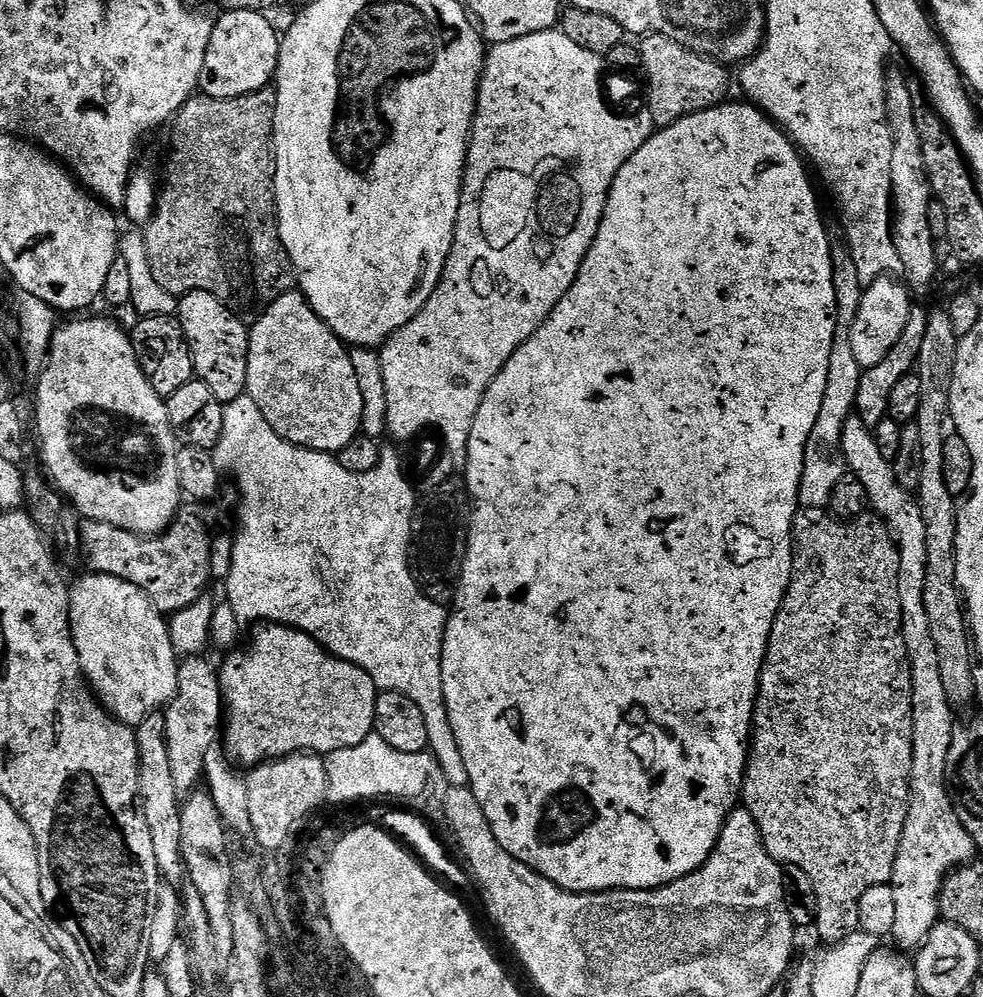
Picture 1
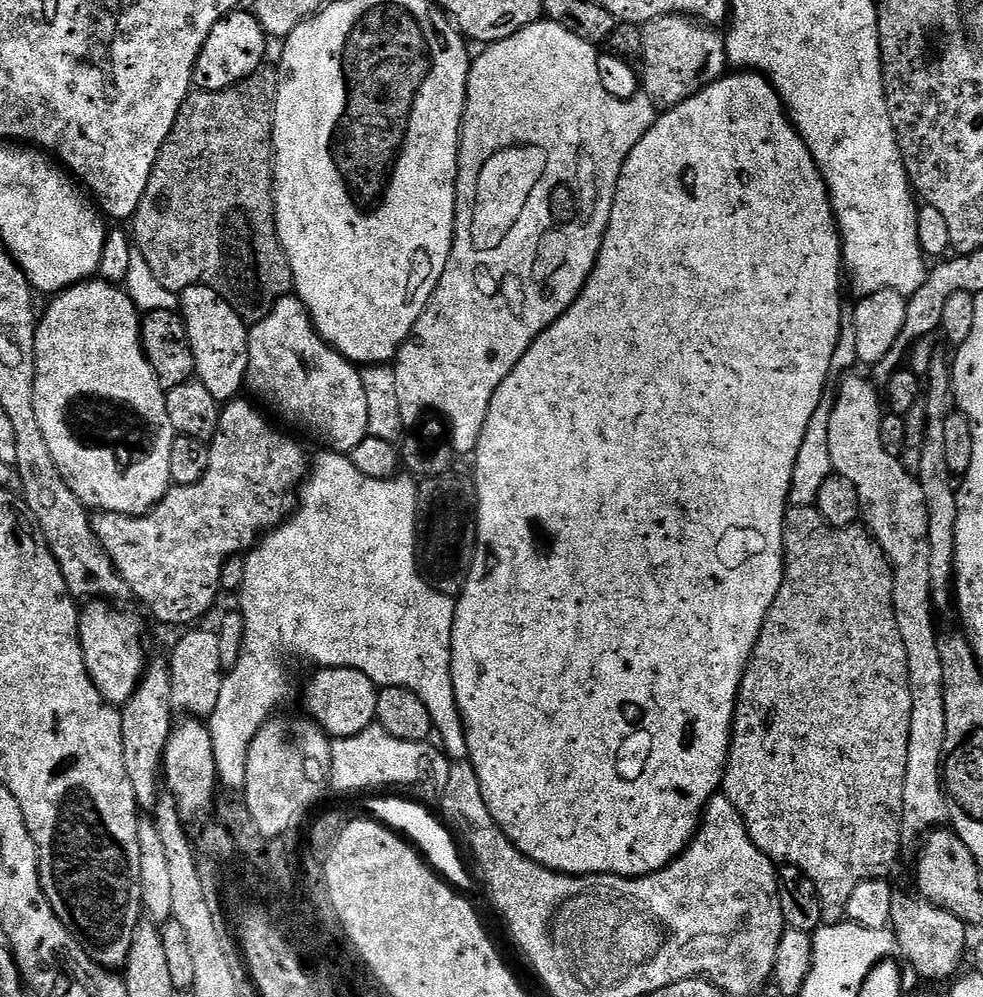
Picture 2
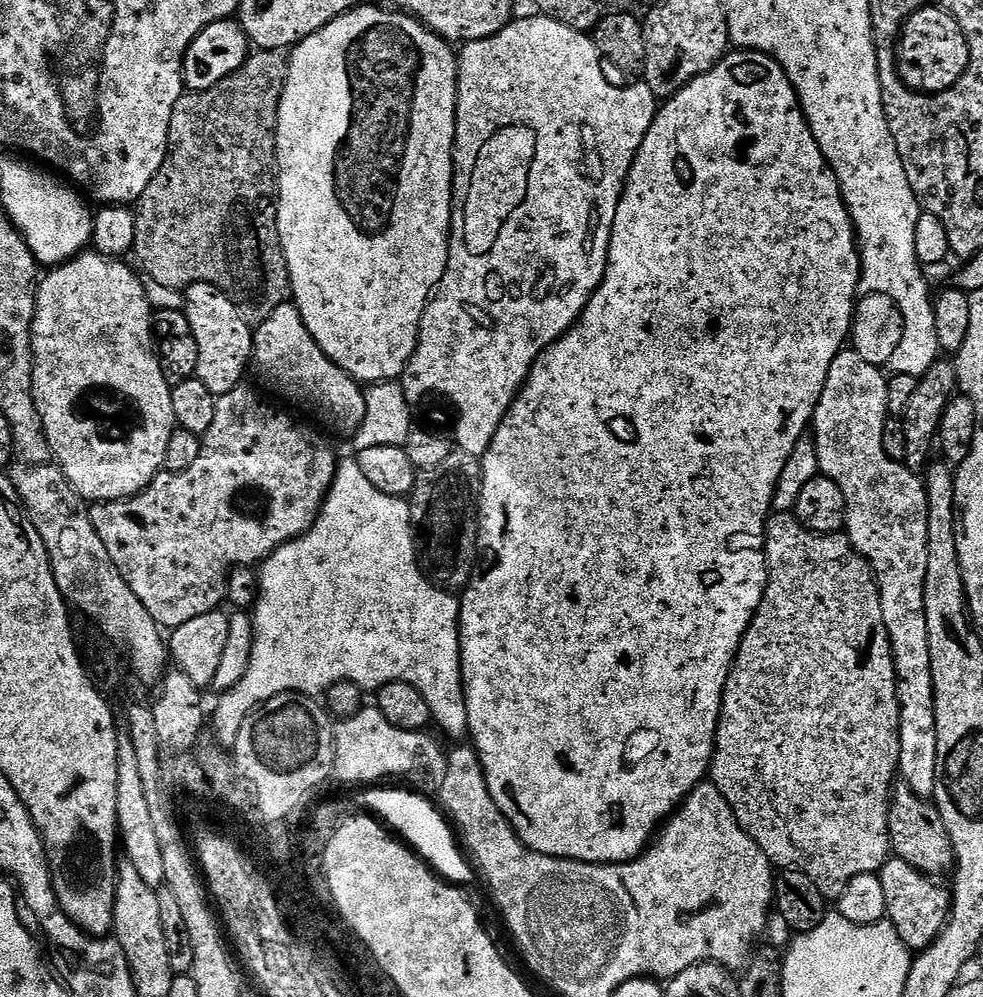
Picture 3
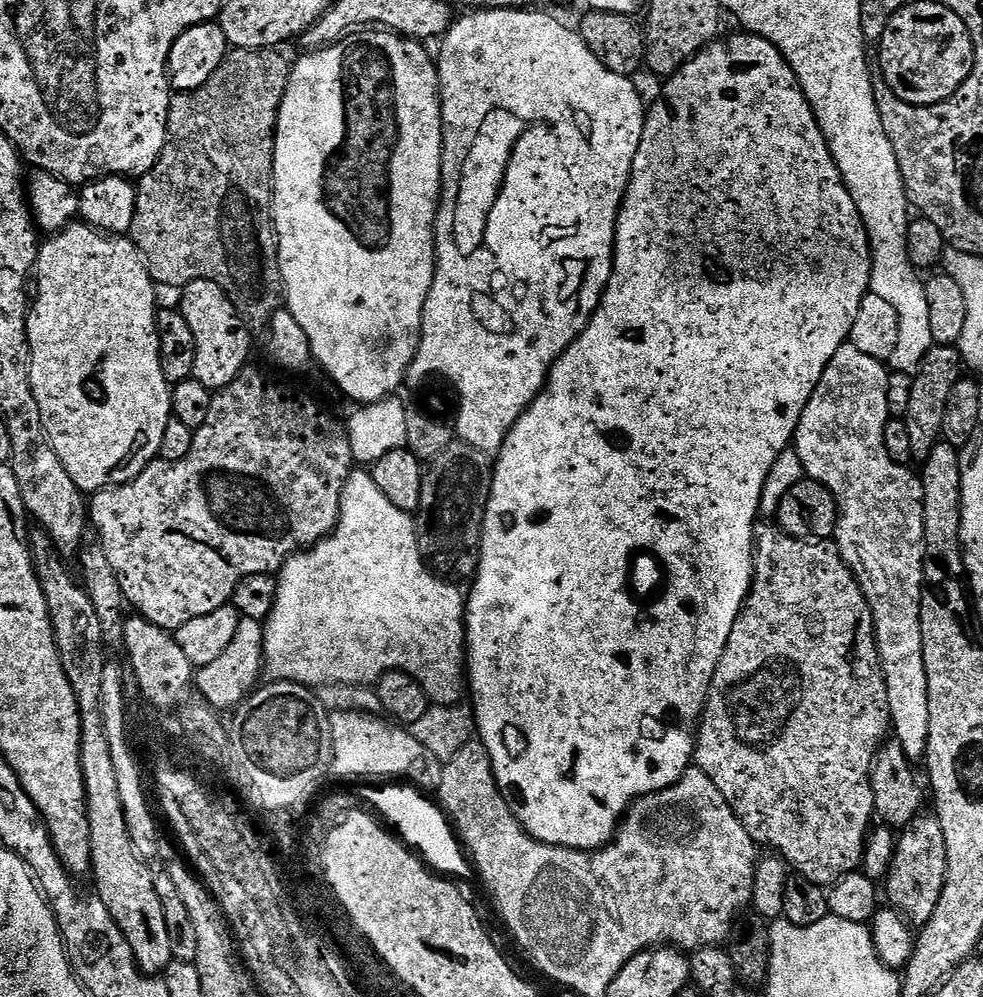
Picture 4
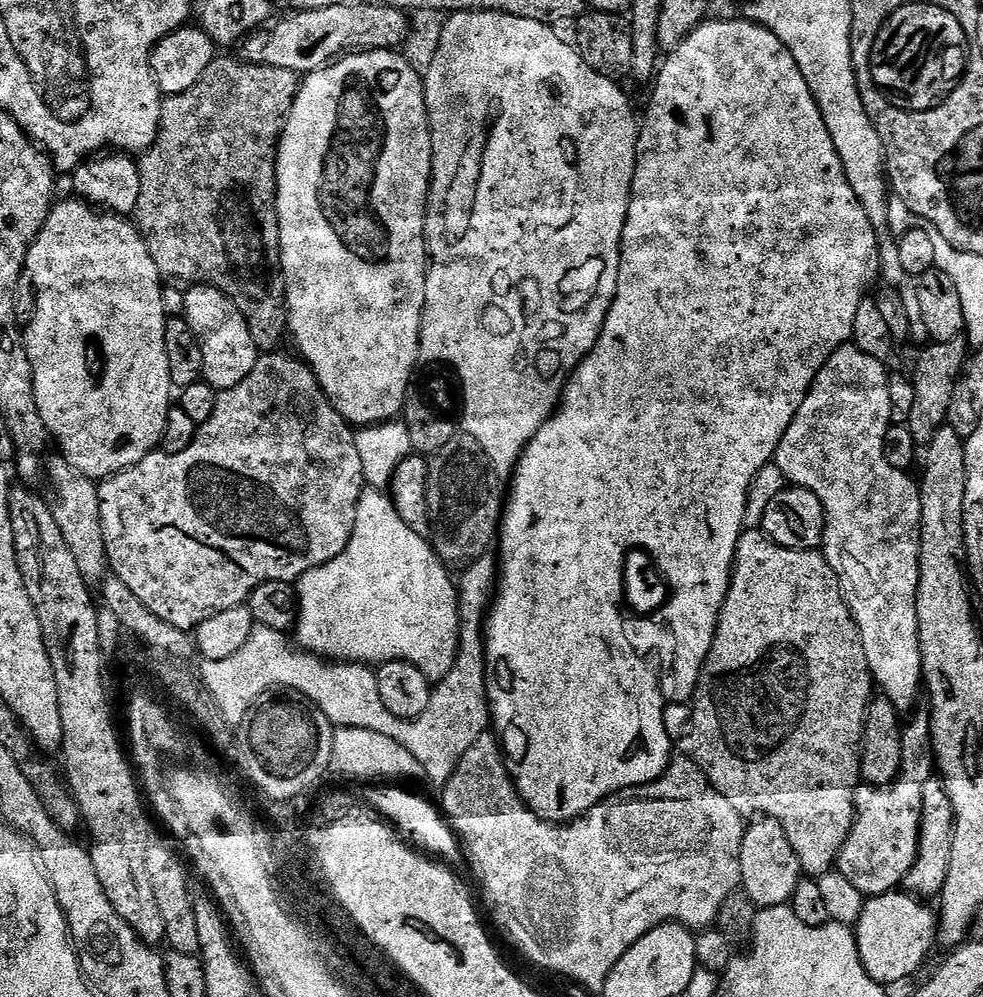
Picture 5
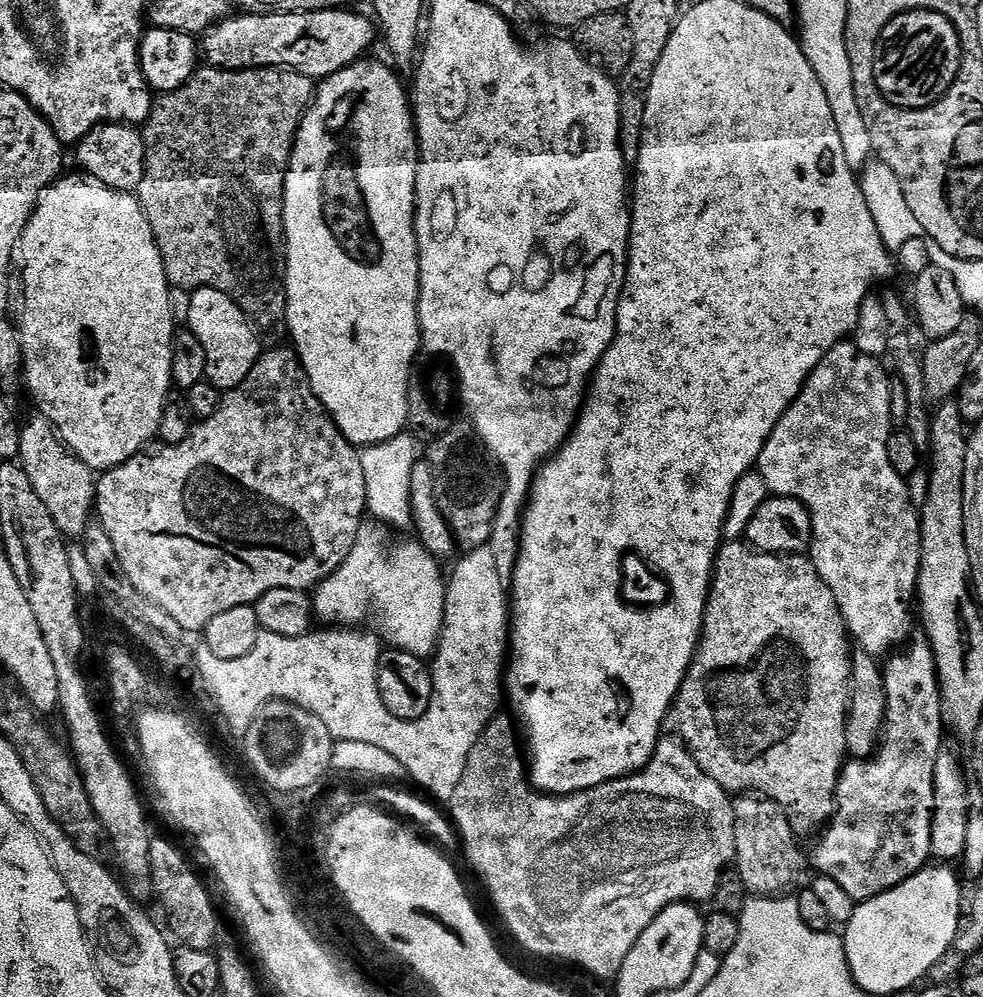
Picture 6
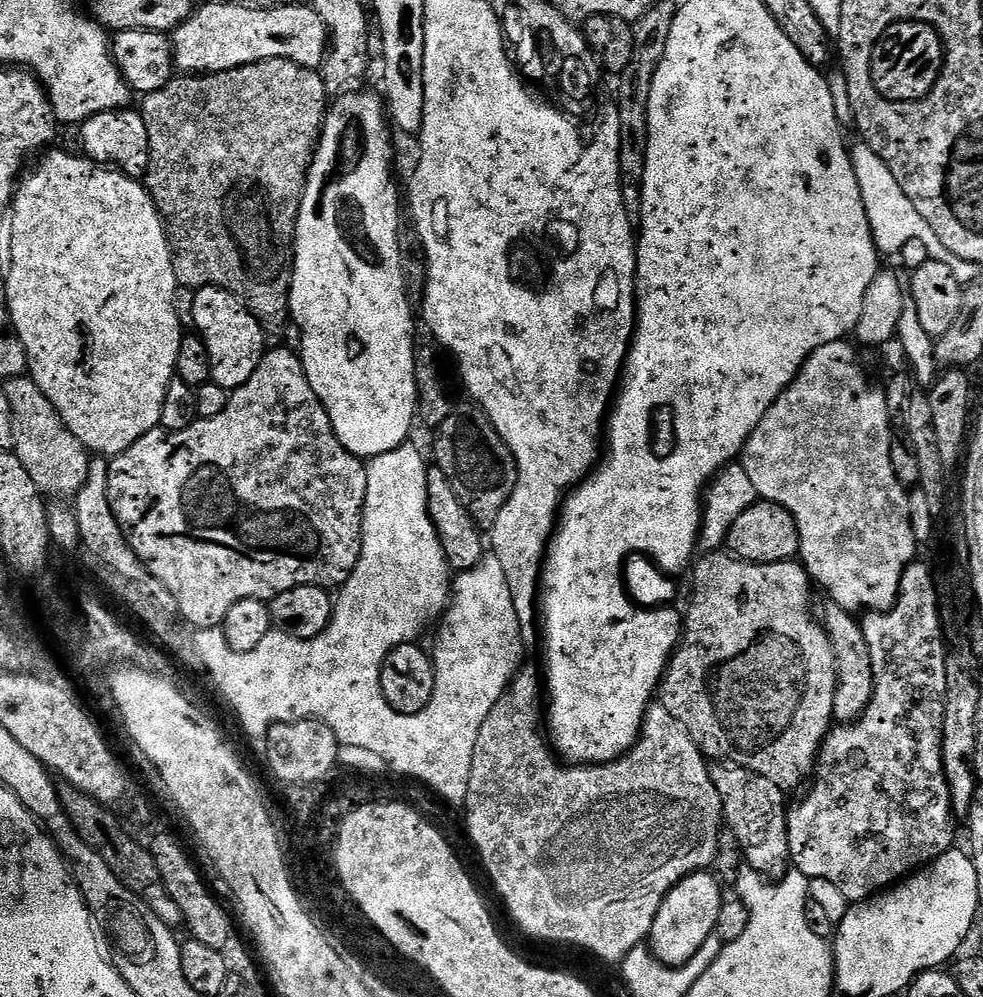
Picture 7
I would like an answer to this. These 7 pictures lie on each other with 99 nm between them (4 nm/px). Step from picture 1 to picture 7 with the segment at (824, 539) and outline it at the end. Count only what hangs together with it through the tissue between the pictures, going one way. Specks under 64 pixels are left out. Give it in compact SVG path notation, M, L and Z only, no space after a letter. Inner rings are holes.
M721 550L721 551L719 551L719 552L709 552L709 553L707 553L707 554L704 554L704 555L701 555L701 556L700 556L700 557L699 557L699 559L697 559L697 560L696 560L696 561L695 561L695 564L694 564L694 567L693 567L693 568L692 568L692 569L691 569L691 572L690 572L690 577L691 577L691 576L692 576L692 601L690 601L690 602L689 602L689 604L688 604L688 613L687 613L687 612L686 612L686 611L685 611L685 612L684 612L684 613L683 613L683 616L682 616L682 631L681 631L681 633L680 633L680 643L679 643L679 644L677 644L677 646L676 646L676 651L675 651L675 652L673 652L673 653L672 653L672 659L671 659L671 660L669 660L669 661L668 661L668 666L667 666L667 668L665 668L665 669L664 669L664 678L663 678L663 680L661 680L661 682L660 682L660 687L659 687L659 689L658 689L658 700L659 700L659 703L661 703L661 704L663 704L663 705L664 705L664 708L665 708L665 709L666 709L666 710L670 710L670 714L674 714L674 718L678 718L678 722L682 722L682 726L683 726L683 727L684 727L684 729L685 729L685 730L686 730L686 731L688 731L688 733L689 733L689 734L690 734L690 738L694 738L694 742L695 742L695 743L696 743L696 744L697 744L697 746L699 746L699 748L700 748L700 750L701 750L701 752L703 752L703 753L704 753L704 755L705 755L705 757L708 757L708 758L715 758L715 759L716 759L716 760L717 760L717 761L727 761L727 762L731 762L731 763L733 763L733 764L735 764L735 765L736 765L736 766L737 766L737 767L739 767L739 768L744 768L744 769L745 769L745 770L747 770L747 771L750 771L750 772L753 772L753 773L754 773L754 774L756 774L756 775L761 775L761 776L762 776L762 778L768 778L768 779L769 779L769 780L770 780L770 782L774 782L774 783L776 783L776 784L777 784L777 786L778 786L778 787L780 787L780 788L782 788L782 789L783 789L783 790L790 790L790 788L792 788L792 787L794 787L794 786L795 786L795 784L796 784L796 783L798 783L798 782L799 782L799 780L800 780L800 779L802 779L802 778L803 778L803 776L804 776L804 771L806 771L806 770L807 770L807 768L808 768L808 771L809 771L809 769L811 769L811 768L812 768L812 767L813 767L813 764L814 764L814 761L815 761L815 760L816 760L816 759L817 759L817 757L819 757L819 755L820 755L820 745L821 745L821 744L823 744L823 742L824 742L824 740L825 740L825 738L826 738L826 737L828 737L828 734L829 734L829 732L831 732L831 731L832 731L832 729L833 729L833 727L834 727L834 694L835 694L835 693L836 693L836 659L835 659L835 658L834 658L834 650L833 650L833 649L832 649L832 647L831 647L831 646L830 646L830 638L829 638L829 637L828 637L828 635L827 635L827 634L826 634L826 630L825 630L825 629L824 629L824 626L823 626L823 624L821 624L821 623L820 623L820 621L819 621L819 619L817 619L817 617L816 617L816 616L815 616L815 615L814 615L814 608L813 608L813 612L812 612L812 588L813 588L813 589L814 589L814 581L813 581L813 579L812 579L812 577L811 577L811 576L809 576L809 575L808 575L808 572L807 572L807 570L805 570L805 568L804 568L804 566L803 566L803 563L800 563L800 562L797 562L797 561L796 561L796 560L783 560L783 561L782 561L782 562L770 562L770 563L769 563L769 564L748 564L748 563L746 563L746 562L745 562L745 560L739 560L739 559L738 559L738 558L737 558L737 556L733 556L733 555L731 555L731 554L729 554L729 553L728 553L728 552L727 552L727 551L724 551L724 550Z

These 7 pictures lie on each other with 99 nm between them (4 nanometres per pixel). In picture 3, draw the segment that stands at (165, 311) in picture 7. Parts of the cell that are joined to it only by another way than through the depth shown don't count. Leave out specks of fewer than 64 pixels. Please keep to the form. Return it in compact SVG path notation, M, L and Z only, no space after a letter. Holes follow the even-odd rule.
M85 250L79 256L72 257L64 264L57 264L39 277L36 285L36 309L32 319L32 393L42 418L46 438L57 464L64 472L64 477L74 486L76 493L86 502L103 502L106 500L129 500L143 492L148 483L161 472L166 458L166 442L176 423L172 405L172 385L162 374L160 359L156 356L152 334L153 307L148 303L144 280L138 275L131 263L120 258L102 256L95 250Z

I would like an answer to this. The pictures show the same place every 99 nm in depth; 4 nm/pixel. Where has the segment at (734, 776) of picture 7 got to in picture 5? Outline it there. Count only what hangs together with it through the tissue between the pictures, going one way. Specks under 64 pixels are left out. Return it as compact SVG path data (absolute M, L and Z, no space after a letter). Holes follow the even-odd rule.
M768 817L751 821L744 831L740 861L742 890L757 909L773 908L791 901L794 888L802 879L802 869L800 859L794 853L794 848L780 823Z

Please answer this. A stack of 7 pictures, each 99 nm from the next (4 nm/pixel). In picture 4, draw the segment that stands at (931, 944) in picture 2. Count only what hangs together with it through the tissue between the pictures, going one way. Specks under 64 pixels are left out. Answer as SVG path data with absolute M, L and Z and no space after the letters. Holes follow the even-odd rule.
M921 814L899 833L896 853L888 875L882 884L882 892L893 909L899 912L909 925L922 926L930 922L948 873L946 858L946 834L942 834L942 822L935 814Z

